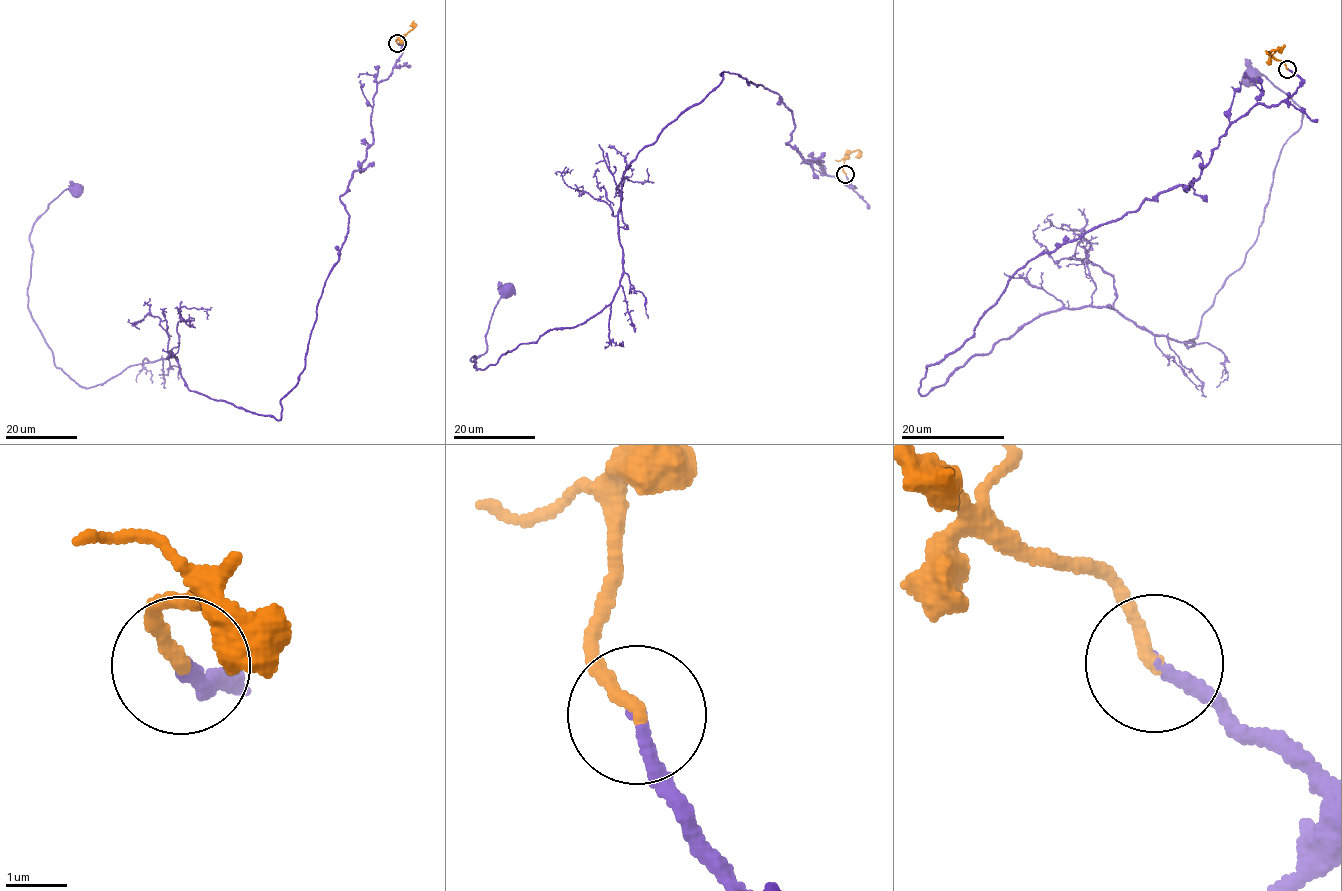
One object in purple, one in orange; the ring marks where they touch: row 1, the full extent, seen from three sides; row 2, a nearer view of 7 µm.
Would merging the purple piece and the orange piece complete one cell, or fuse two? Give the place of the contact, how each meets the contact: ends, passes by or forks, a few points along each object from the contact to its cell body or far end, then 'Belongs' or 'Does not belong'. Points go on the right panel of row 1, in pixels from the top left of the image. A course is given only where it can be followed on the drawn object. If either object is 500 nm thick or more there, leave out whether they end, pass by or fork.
Place: (1287, 69). At the ring purple ends. At the ring orange ends. Course of purple: (1287, 69), (1296, 93), (1192, 186), (1028, 261), (919, 393), (1062, 308), (1193, 345), (1301, 125), (1252, 77). Course of orange: (1287, 69), (1283, 61), (1270, 54), (1284, 44). Belongs

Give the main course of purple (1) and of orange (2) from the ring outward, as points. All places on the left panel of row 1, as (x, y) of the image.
1: (397, 43), (281, 418), (190, 390), (170, 350), (85, 388), (54, 365), (28, 306), (29, 235), (75, 190)
2: (397, 43), (398, 37), (412, 29), (413, 20)

